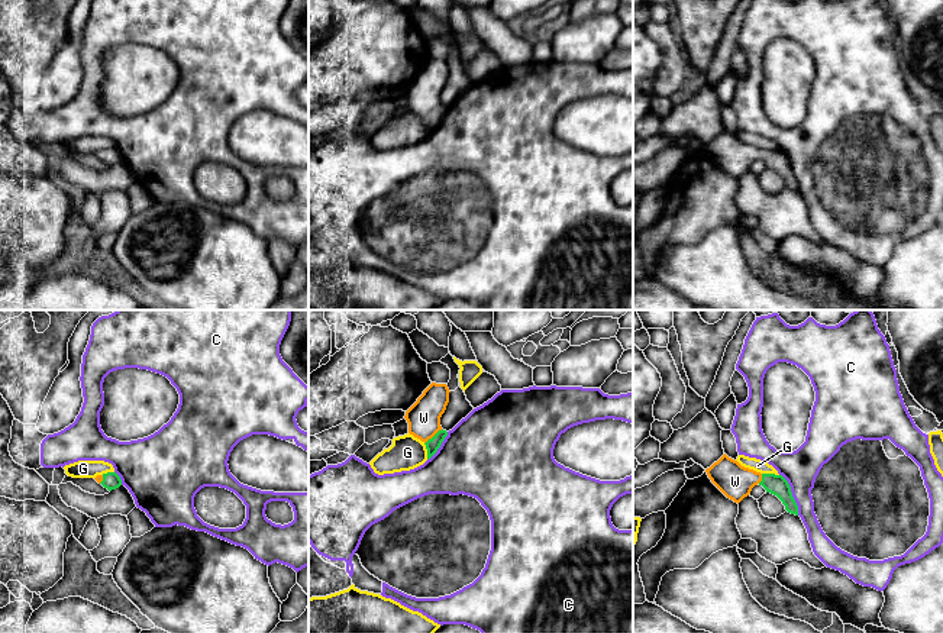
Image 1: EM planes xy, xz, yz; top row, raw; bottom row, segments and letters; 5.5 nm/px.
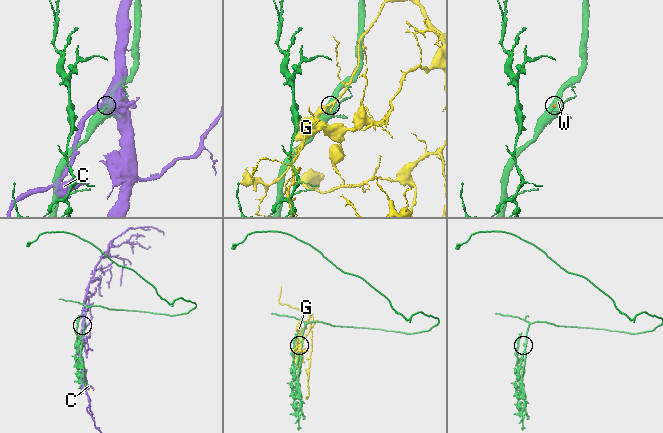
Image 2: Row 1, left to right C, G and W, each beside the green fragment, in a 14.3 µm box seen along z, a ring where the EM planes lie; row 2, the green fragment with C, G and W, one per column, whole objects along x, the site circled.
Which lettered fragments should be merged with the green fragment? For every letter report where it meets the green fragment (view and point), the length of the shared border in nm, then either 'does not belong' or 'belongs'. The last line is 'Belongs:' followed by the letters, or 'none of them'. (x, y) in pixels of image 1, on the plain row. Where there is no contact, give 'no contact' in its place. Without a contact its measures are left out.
C: yz (791, 170) | 260 nm | does not belong
G: yz (771, 149) | 100 nm | does not belong
W: xz (435, 110) | 130 nm | belongs
Belongs: W

